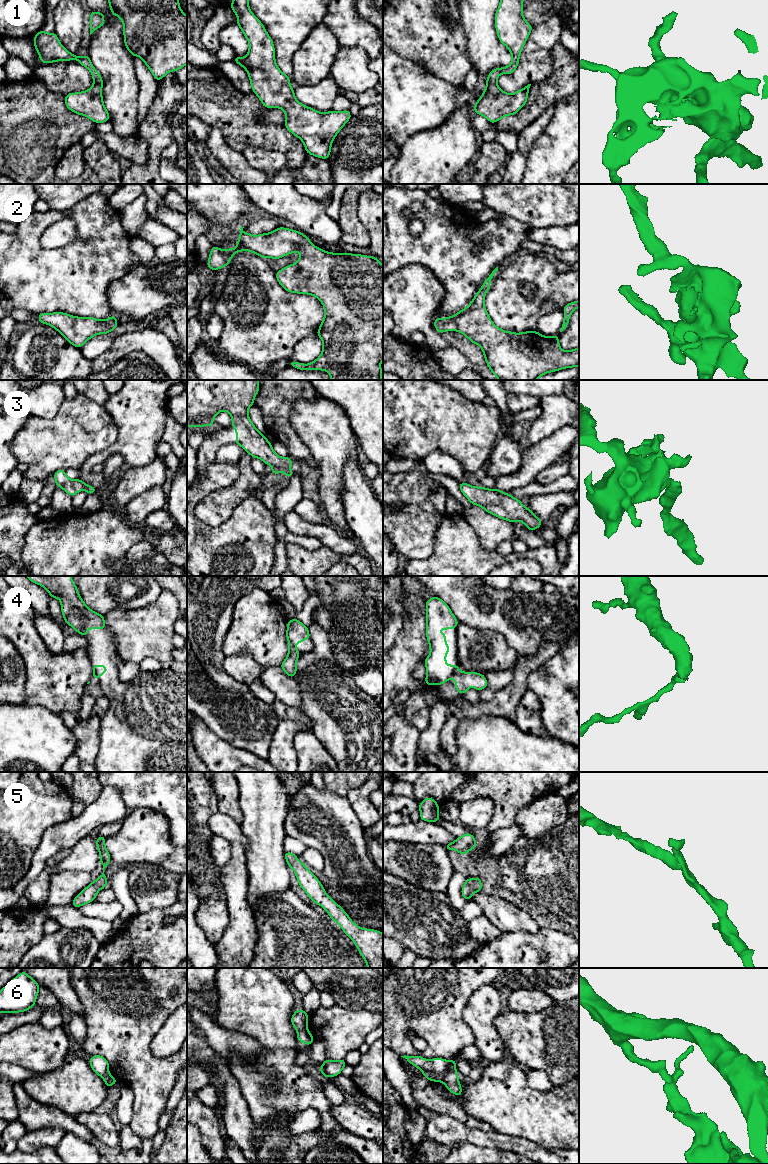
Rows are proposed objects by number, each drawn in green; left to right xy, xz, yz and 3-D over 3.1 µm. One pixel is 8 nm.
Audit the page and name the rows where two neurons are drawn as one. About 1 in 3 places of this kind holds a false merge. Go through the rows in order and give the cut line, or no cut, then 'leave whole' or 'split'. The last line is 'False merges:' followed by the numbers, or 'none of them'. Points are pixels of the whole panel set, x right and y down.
1: cut none; leave whole
2: cut none; leave whole
3: cut none; leave whole
4: cut yz (457, 670), (451, 677); split
5: cut none; leave whole
6: cut yz (455, 1069), (450, 1070), (442, 1081); split
False merges: 4, 6

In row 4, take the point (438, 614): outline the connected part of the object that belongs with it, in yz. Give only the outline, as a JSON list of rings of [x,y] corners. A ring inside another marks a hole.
[[[439,597],[426,601],[426,637],[430,654],[425,659],[426,685],[442,685],[458,671],[459,665],[447,665],[446,654],[450,646],[446,644],[445,633],[431,633],[431,629],[456,629],[458,620],[449,606]]]

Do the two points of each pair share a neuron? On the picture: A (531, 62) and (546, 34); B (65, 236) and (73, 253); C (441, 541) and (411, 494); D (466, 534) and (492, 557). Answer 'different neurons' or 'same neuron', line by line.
A: same neuron
B: different neurons
C: different neurons
D: same neuron

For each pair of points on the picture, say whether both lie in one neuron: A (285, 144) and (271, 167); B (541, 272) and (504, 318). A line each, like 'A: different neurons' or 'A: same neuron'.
A: different neurons
B: same neuron

